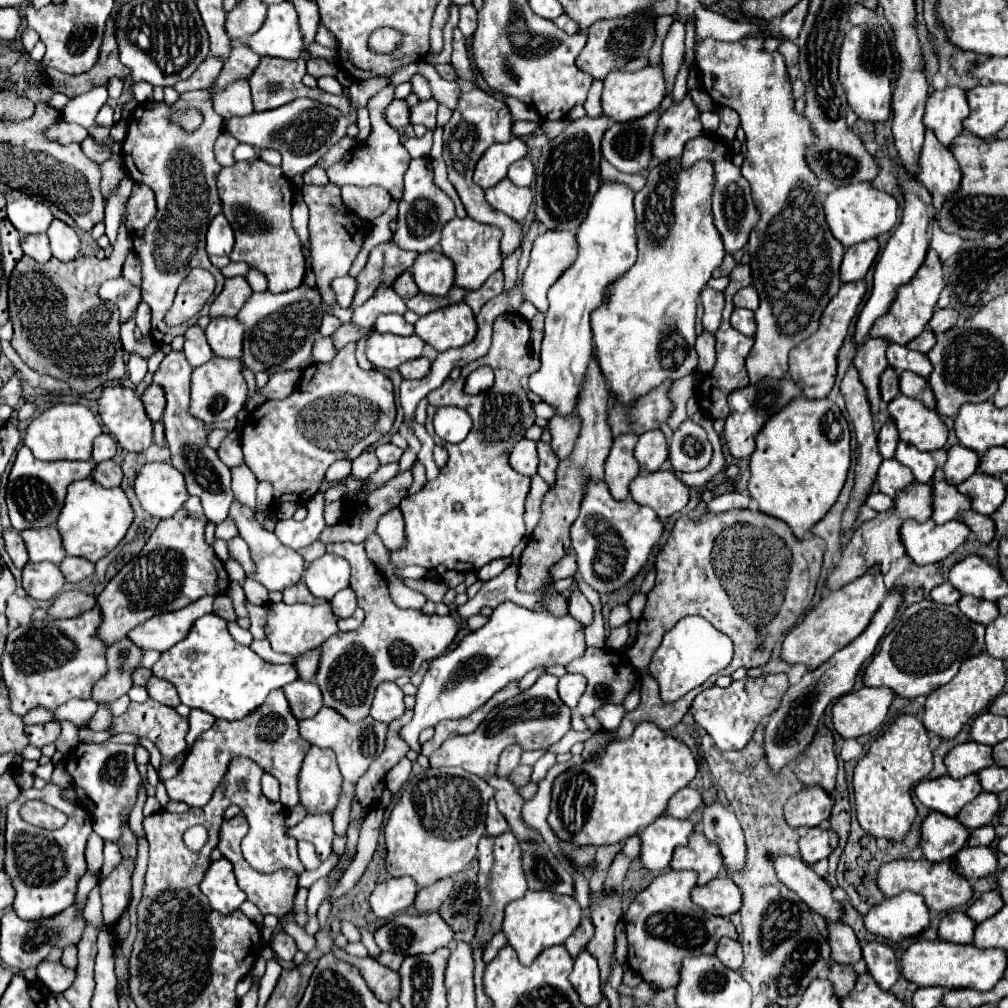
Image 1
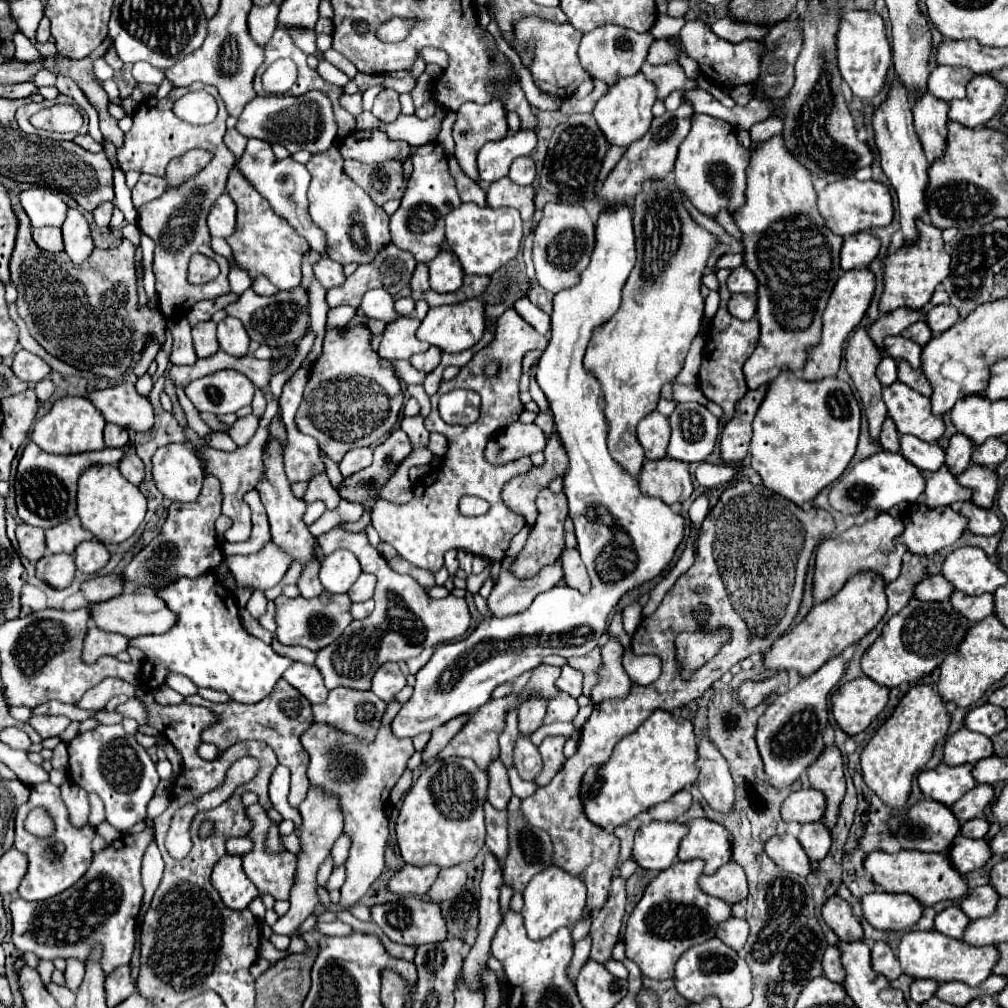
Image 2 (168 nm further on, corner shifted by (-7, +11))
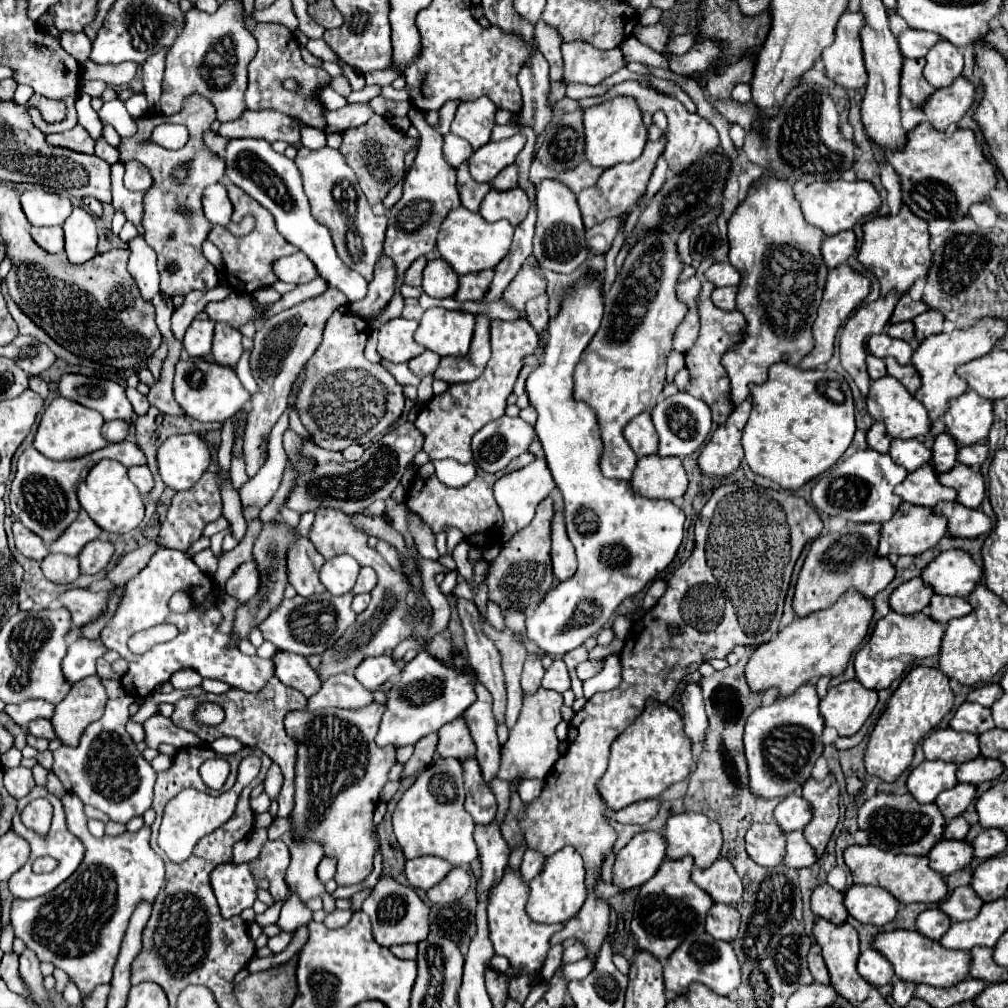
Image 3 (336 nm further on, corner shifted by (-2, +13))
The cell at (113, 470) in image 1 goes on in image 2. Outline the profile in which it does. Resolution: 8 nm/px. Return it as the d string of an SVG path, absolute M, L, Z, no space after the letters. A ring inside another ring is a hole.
M127 453L121 461L119 461L119 471L121 475L133 483L133 485L139 485L141 479L145 477L145 471L143 471L143 461L135 455L135 453Z

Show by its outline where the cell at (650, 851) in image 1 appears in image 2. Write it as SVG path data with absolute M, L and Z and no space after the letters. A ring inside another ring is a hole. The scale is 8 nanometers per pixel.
M649 819L641 823L635 835L633 859L643 869L667 869L671 863L675 863L679 843L687 831L689 827L679 821Z

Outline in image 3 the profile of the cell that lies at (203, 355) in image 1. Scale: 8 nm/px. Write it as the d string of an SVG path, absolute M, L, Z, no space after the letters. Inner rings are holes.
M194 319L194 323L190 323L190 327L186 329L186 335L182 341L184 351L190 357L206 357L212 349L212 335L214 335L214 321Z

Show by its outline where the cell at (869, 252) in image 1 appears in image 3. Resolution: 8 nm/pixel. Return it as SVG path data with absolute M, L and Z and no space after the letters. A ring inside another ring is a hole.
M840 231L838 235L830 235L822 241L822 259L828 269L834 269L854 253L856 249L856 235L854 231Z

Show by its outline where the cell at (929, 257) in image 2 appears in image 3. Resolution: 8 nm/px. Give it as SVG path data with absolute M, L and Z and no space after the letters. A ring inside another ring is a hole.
M906 205L900 207L898 215L874 217L862 225L864 239L858 249L858 261L864 267L872 267L872 273L880 281L882 295L888 295L890 289L904 293L920 275L924 275L932 263L930 253L930 233L928 223L918 219Z

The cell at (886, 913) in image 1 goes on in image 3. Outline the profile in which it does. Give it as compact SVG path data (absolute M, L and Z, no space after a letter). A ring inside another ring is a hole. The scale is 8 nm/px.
M852 885L844 895L844 905L848 913L860 923L886 925L898 913L898 901L880 887Z

